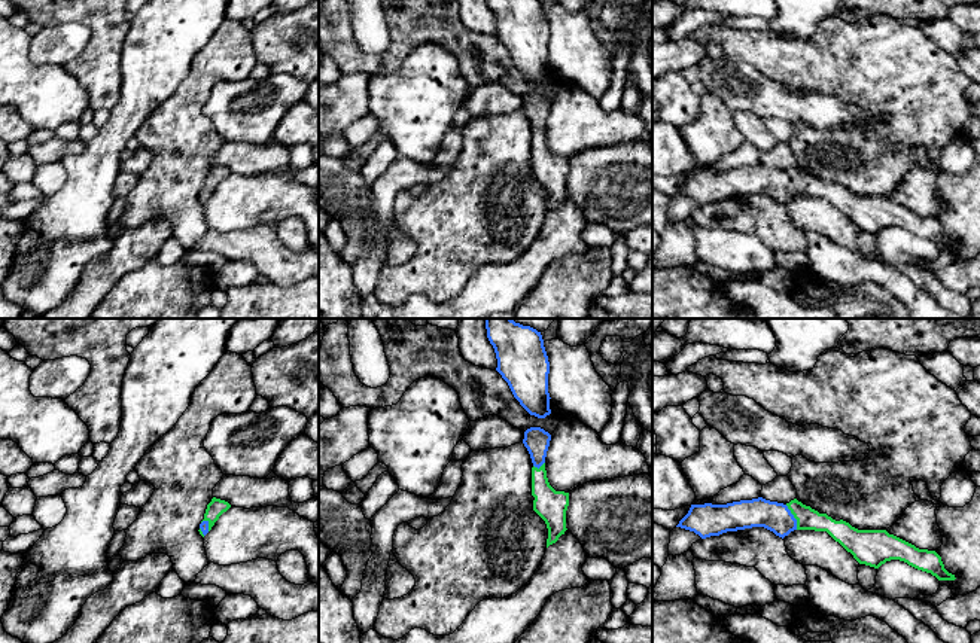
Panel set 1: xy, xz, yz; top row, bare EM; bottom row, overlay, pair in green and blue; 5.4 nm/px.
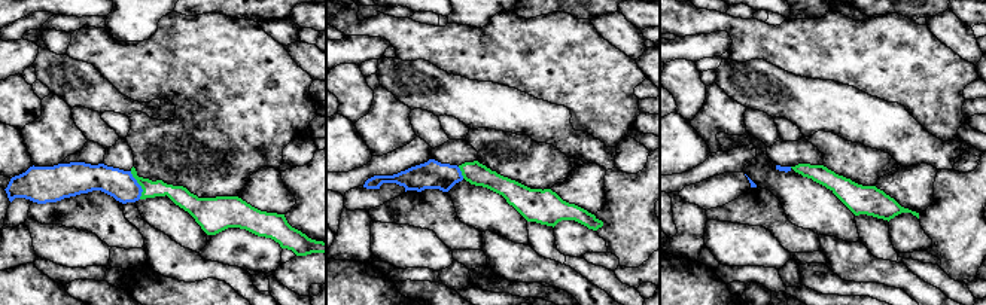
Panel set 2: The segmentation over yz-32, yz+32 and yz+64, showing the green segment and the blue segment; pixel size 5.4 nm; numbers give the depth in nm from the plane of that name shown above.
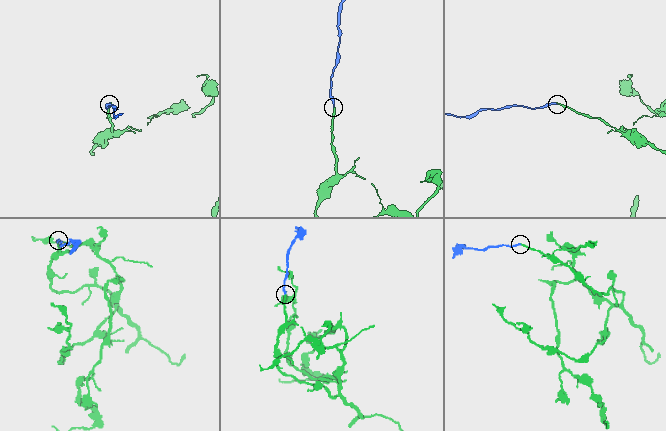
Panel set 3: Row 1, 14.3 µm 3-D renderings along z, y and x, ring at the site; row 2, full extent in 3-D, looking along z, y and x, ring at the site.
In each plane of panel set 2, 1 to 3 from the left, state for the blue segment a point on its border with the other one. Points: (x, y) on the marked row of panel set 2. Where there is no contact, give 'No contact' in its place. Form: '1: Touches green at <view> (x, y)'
1: Touches green at yz-32 (139, 183)
2: Touches green at yz+32 (462, 173)
3: No contact

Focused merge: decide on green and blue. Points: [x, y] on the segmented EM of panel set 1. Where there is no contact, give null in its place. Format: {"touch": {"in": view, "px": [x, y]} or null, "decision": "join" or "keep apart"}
{"touch": {"in": "yz", "px": [794, 517]}, "decision": "join"}

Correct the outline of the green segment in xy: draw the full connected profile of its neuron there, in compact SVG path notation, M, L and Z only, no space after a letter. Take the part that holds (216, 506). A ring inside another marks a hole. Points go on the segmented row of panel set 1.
M213 497L207 505L204 519L200 524L200 534L204 537L211 530L219 516L229 508L231 505L228 502Z

